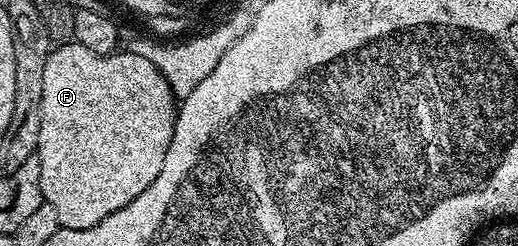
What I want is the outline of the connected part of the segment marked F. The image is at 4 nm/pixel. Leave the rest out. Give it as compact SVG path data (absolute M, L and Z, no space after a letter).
M75 42L62 43L54 46L47 57L47 65L43 69L43 93L41 94L41 120L39 121L39 141L37 142L37 156L39 157L39 173L41 174L41 188L45 202L55 209L62 227L67 229L91 229L91 225L99 225L103 217L111 217L123 205L131 205L139 193L143 193L159 177L163 169L163 157L167 157L167 149L175 133L178 100L175 98L171 85L167 85L167 77L151 65L145 57L139 57L128 49L118 49L111 55L91 53L91 49L83 49L83 45Z

